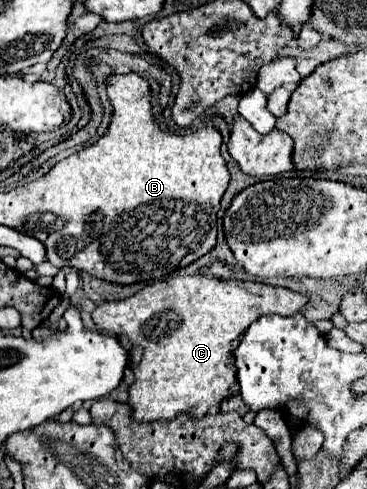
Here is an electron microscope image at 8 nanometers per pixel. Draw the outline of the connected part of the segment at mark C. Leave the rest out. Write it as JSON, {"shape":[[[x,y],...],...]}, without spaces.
{"shape":[[[193,275],[193,277],[173,277],[167,281],[157,281],[143,287],[135,295],[121,301],[101,303],[93,313],[93,323],[109,335],[127,335],[133,345],[143,349],[141,361],[133,367],[135,381],[129,385],[131,419],[133,421],[157,421],[173,419],[177,413],[187,411],[193,417],[205,415],[211,407],[229,395],[229,385],[233,383],[233,371],[227,367],[227,355],[233,351],[231,341],[239,337],[255,319],[263,313],[293,315],[301,311],[307,297],[285,287],[275,287],[255,281],[225,281],[213,275]]]}

